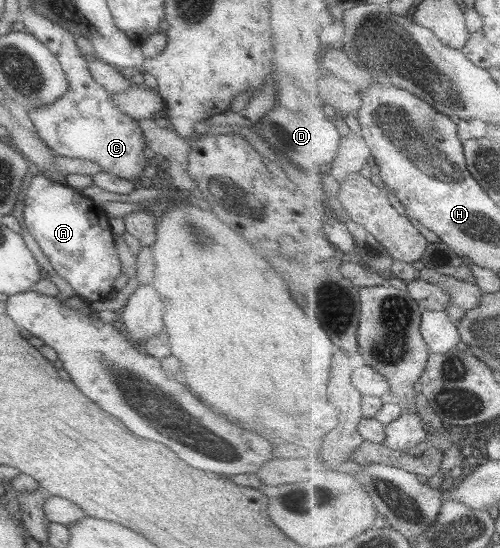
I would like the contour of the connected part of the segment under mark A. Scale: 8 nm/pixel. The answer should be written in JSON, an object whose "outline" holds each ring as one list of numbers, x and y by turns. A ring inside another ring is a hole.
{"outline":[[35,175,25,191,25,206,23,207,23,225,51,267,57,271,59,277,65,279,84,301,105,300,113,289,113,281,121,273,120,262,115,251,111,228,107,215,102,209,93,203,89,197,85,197,79,190,72,189,67,184,56,183,47,177]]}

